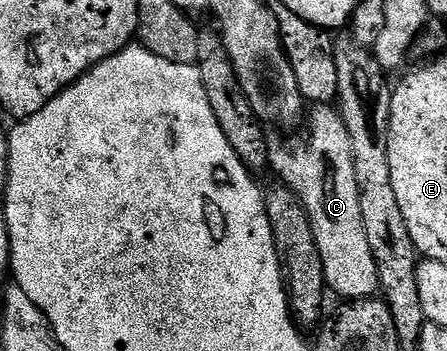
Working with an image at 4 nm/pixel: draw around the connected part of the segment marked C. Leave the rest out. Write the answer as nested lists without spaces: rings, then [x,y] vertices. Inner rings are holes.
[[[321,104],[316,107],[317,110],[308,115],[309,139],[302,146],[280,146],[275,140],[269,142],[269,166],[278,174],[280,181],[299,196],[307,216],[311,220],[311,228],[315,232],[315,244],[319,244],[319,256],[323,260],[323,272],[325,273],[325,284],[330,291],[333,290],[341,297],[341,300],[356,300],[358,298],[371,298],[379,290],[379,272],[375,268],[375,256],[371,256],[371,244],[367,244],[367,232],[363,232],[363,212],[359,208],[359,184],[355,180],[355,152],[351,152],[351,136],[347,133],[347,124],[343,124],[340,110],[329,104]]]

